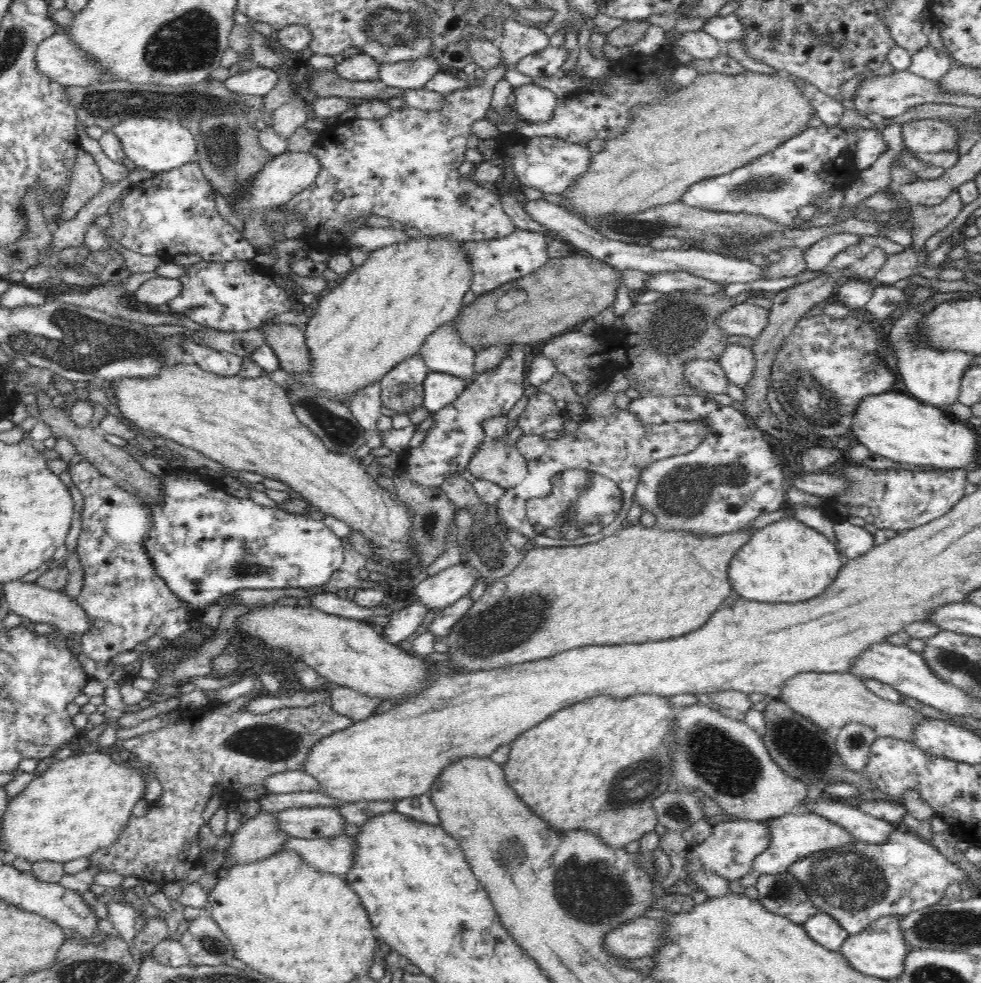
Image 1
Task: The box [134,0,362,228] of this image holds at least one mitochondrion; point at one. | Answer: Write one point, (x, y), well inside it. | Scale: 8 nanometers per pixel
(190, 42)

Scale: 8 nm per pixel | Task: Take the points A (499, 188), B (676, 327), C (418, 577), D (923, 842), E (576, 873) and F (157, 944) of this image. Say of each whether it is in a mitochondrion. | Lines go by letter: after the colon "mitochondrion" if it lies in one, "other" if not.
A: other
B: mitochondrion
C: other
D: other
E: mitochondrion
F: other

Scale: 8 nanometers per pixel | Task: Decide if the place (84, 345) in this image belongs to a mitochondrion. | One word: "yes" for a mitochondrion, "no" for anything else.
yes

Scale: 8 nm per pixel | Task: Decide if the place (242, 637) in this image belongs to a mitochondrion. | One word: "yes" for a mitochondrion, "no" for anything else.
no

